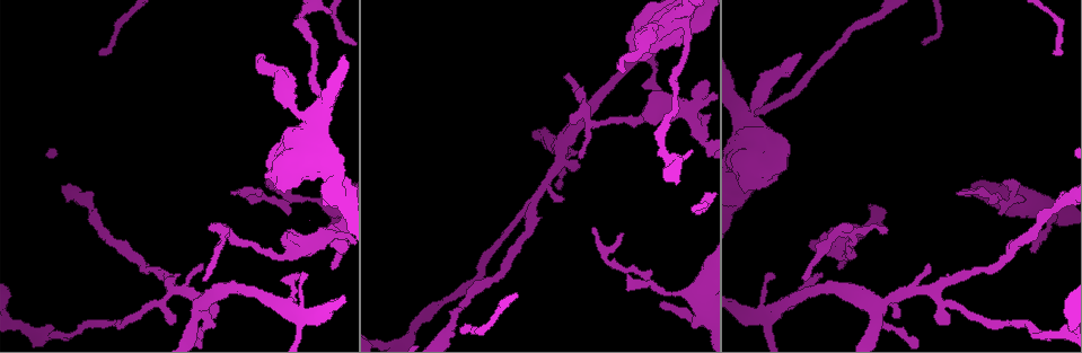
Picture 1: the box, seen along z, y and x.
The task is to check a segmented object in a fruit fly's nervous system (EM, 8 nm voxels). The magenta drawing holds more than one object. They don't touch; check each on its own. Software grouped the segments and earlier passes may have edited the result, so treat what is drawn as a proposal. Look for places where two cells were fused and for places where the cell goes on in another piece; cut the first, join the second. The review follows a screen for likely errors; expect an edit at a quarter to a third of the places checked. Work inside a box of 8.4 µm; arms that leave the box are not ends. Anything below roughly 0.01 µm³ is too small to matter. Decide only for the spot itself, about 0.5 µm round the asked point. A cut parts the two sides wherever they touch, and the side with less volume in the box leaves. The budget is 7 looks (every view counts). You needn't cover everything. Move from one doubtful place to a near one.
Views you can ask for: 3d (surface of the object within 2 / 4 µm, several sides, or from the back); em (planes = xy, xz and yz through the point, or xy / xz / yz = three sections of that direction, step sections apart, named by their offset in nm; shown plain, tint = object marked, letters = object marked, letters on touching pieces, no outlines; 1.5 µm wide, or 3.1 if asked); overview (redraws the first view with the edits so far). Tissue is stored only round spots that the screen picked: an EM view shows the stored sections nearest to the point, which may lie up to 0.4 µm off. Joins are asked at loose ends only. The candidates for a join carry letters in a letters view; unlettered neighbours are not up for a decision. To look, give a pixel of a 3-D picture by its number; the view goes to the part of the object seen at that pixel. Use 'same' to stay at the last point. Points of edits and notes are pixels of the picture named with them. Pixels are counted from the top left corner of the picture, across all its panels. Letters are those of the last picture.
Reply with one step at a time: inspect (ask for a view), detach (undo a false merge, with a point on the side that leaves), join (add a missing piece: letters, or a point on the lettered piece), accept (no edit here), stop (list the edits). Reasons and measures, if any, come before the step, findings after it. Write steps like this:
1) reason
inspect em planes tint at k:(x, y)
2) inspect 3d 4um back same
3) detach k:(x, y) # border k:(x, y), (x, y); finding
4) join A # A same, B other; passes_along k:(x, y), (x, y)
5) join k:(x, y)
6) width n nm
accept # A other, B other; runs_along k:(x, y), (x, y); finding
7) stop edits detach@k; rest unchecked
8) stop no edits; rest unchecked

thin end
inspect 3d 2um at 1:(1061, 53)

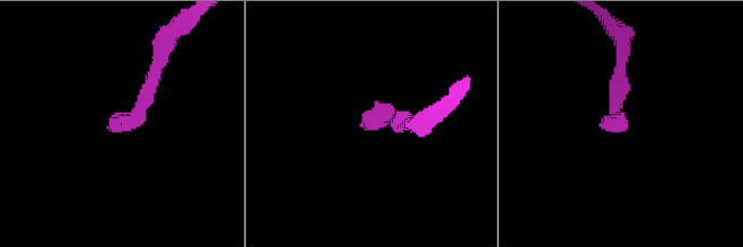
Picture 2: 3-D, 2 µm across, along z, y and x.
shape alone is not enough
inspect em xy step 4 letters at 2:(626, 129)

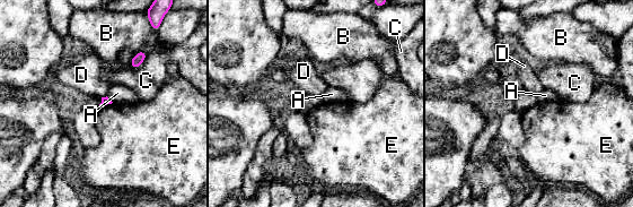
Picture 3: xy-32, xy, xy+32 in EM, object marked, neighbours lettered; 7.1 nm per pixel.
accept # A other, B other, C other, D other, E other; border 3:(112, 102), (98, 108); none of them fits

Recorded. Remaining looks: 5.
thin end
inspect em planes letters at 1:(662, 304)

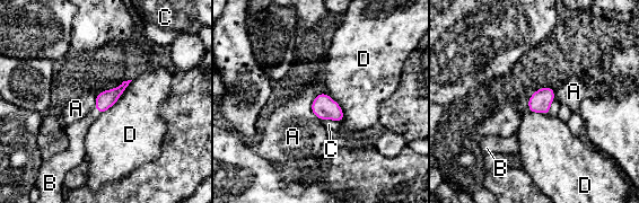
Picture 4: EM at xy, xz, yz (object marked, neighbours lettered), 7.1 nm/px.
width 130 nm
join B # A other, B same, C other, D other; passes_along 4:(105, 99), (97, 109), (76, 132); it goes on there

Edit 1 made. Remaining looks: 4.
branch stops here
inspect em yz step 4 letters at 1:(301, 276)

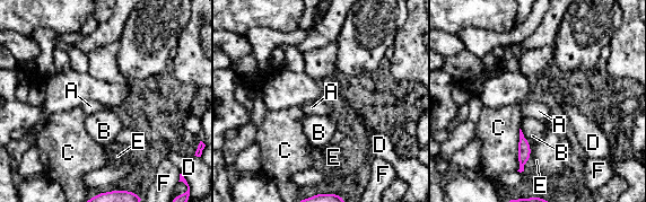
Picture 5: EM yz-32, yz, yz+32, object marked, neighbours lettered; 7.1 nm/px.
inspect em planes letters same

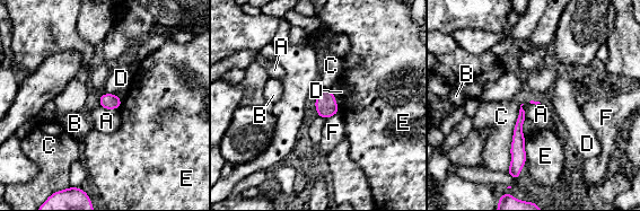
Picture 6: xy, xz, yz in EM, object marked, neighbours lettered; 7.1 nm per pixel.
accept # A other, B other, C other, D other, E other, F other; border 6:(99, 105), (105, 108), (116, 110); no lettered piece goes on from it

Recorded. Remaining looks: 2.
stop edits join@4; rest unchecked

